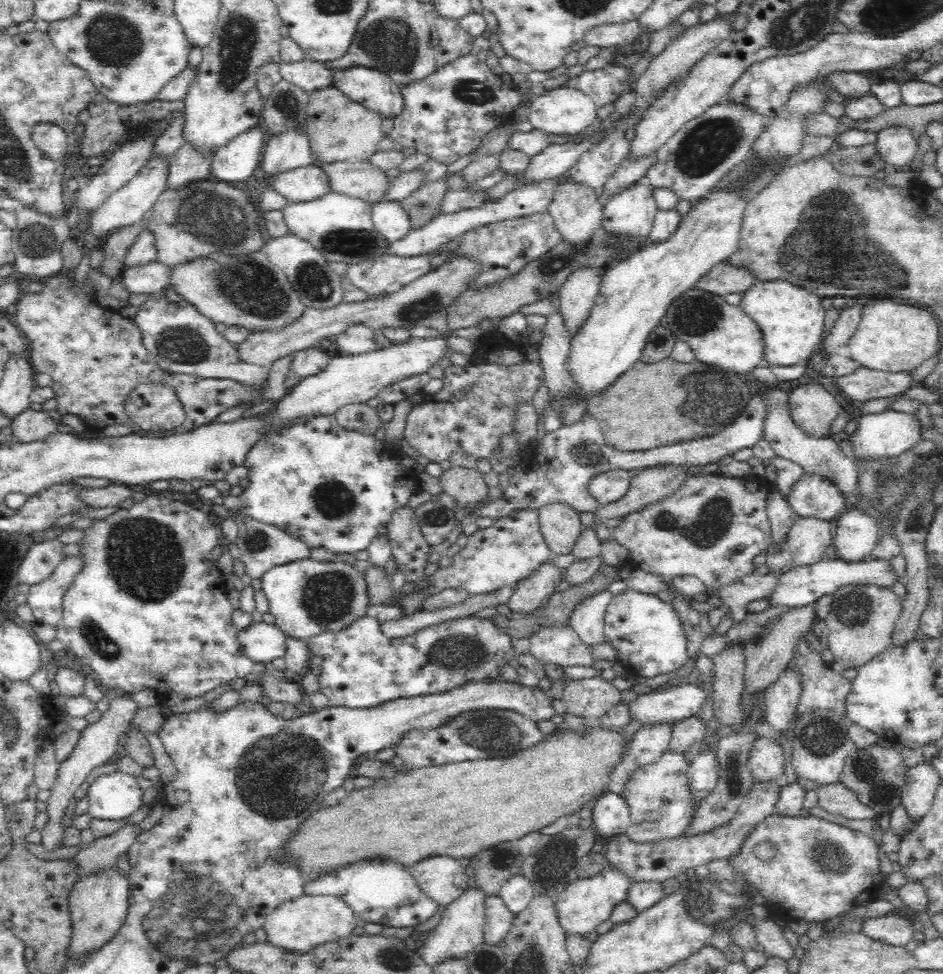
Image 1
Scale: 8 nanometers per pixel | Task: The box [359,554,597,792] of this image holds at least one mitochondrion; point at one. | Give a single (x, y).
(454, 655)

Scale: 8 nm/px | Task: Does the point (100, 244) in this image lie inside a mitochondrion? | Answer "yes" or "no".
no

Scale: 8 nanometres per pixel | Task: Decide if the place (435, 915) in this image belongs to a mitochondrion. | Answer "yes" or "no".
no

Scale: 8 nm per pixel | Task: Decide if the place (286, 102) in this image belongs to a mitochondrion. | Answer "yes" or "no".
yes

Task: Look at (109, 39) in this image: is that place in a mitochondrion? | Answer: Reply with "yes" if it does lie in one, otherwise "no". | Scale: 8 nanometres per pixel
yes

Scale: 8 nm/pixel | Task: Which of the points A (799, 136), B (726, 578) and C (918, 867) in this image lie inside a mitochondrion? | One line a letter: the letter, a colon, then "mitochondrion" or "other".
A: other
B: other
C: other

